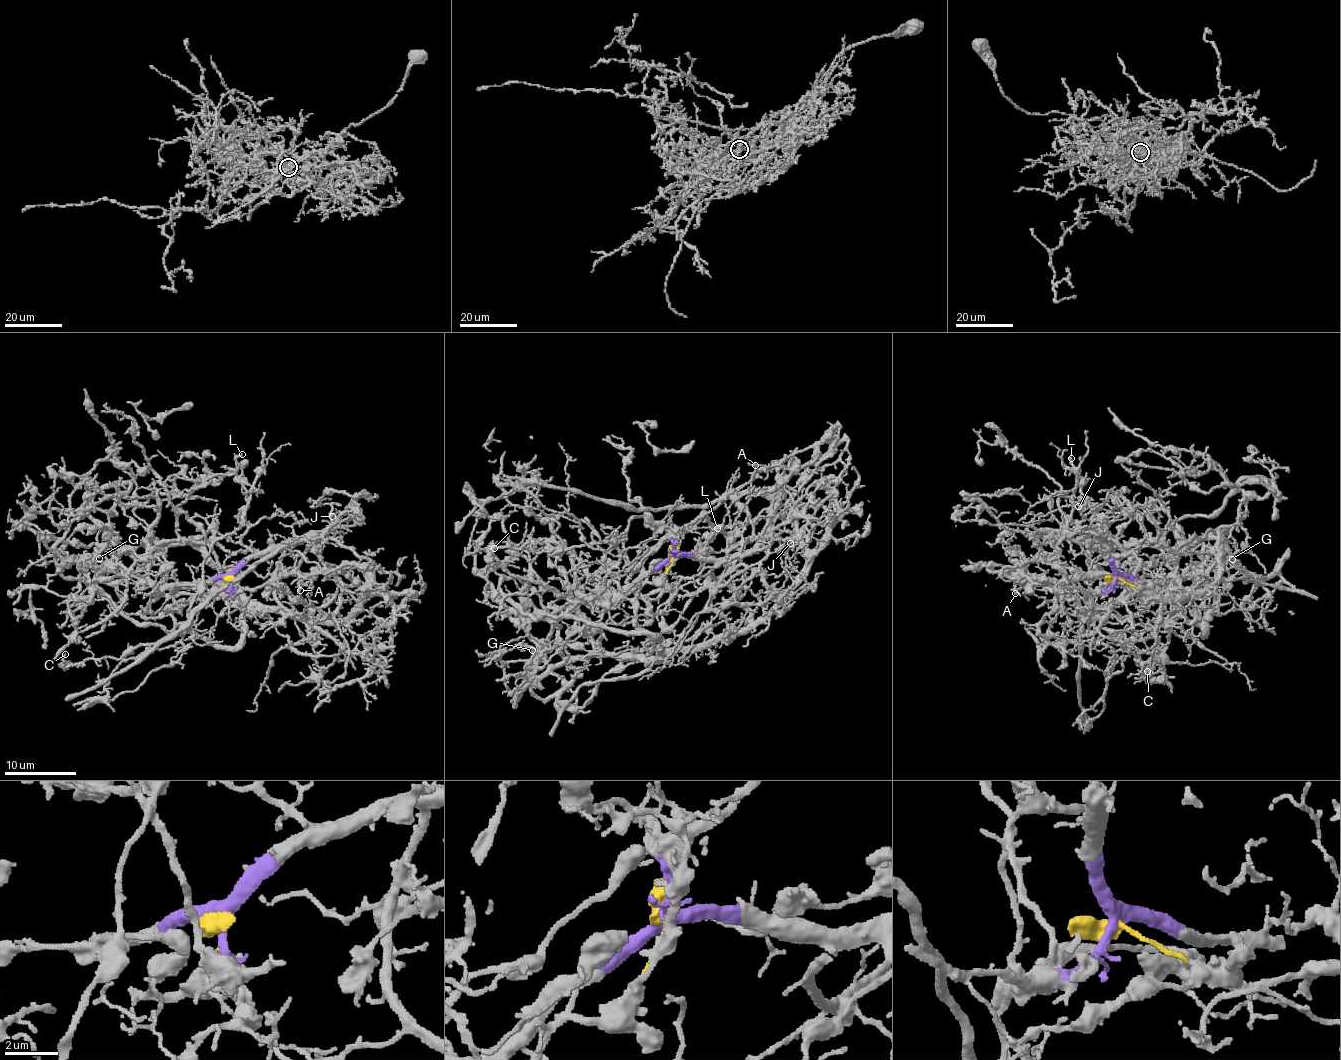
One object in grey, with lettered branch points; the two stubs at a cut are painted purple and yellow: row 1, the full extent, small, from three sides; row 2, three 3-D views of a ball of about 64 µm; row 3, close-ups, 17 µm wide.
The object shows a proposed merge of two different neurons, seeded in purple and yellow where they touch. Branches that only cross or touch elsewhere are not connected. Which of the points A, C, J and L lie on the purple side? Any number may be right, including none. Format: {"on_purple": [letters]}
{"on_purple": ["A", "C", "J", "L"]}

